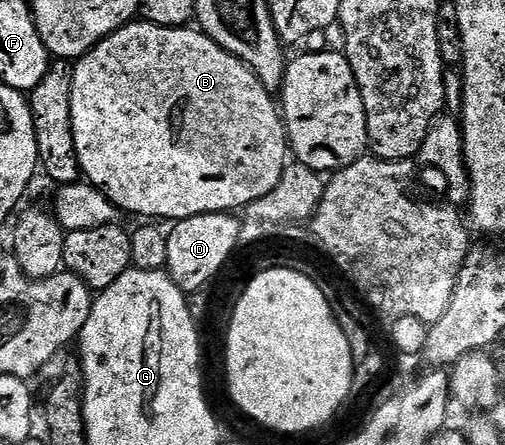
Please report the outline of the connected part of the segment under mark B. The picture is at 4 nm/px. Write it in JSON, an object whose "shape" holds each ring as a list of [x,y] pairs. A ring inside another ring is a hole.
{"shape":[[[132,21],[118,27],[112,35],[108,35],[78,60],[71,73],[71,128],[82,178],[102,191],[120,212],[144,215],[147,221],[178,221],[198,215],[235,213],[238,207],[239,210],[246,209],[253,201],[269,194],[285,170],[285,135],[281,130],[281,115],[276,100],[275,103],[271,100],[270,93],[263,88],[262,81],[255,74],[243,60],[228,53],[224,47],[219,47],[194,26],[162,27],[146,21]]]}

